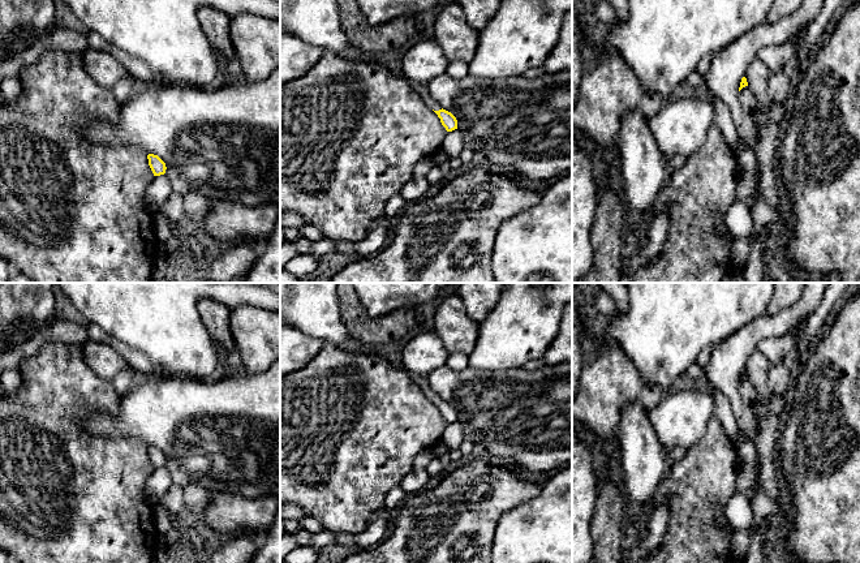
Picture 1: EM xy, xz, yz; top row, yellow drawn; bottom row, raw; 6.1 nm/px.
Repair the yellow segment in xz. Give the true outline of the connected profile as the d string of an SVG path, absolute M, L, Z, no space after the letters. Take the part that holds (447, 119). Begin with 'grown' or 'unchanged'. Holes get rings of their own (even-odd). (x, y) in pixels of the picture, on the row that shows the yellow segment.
grown; M410 82L412 87L420 94L420 96L426 102L426 104L438 115L440 119L442 125L446 128L447 132L452 132L457 129L457 120L456 117L443 109L430 95L427 85L423 83L413 83Z

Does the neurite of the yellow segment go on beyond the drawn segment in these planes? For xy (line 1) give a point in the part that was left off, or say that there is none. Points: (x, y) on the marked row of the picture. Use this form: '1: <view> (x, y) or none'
1: none

